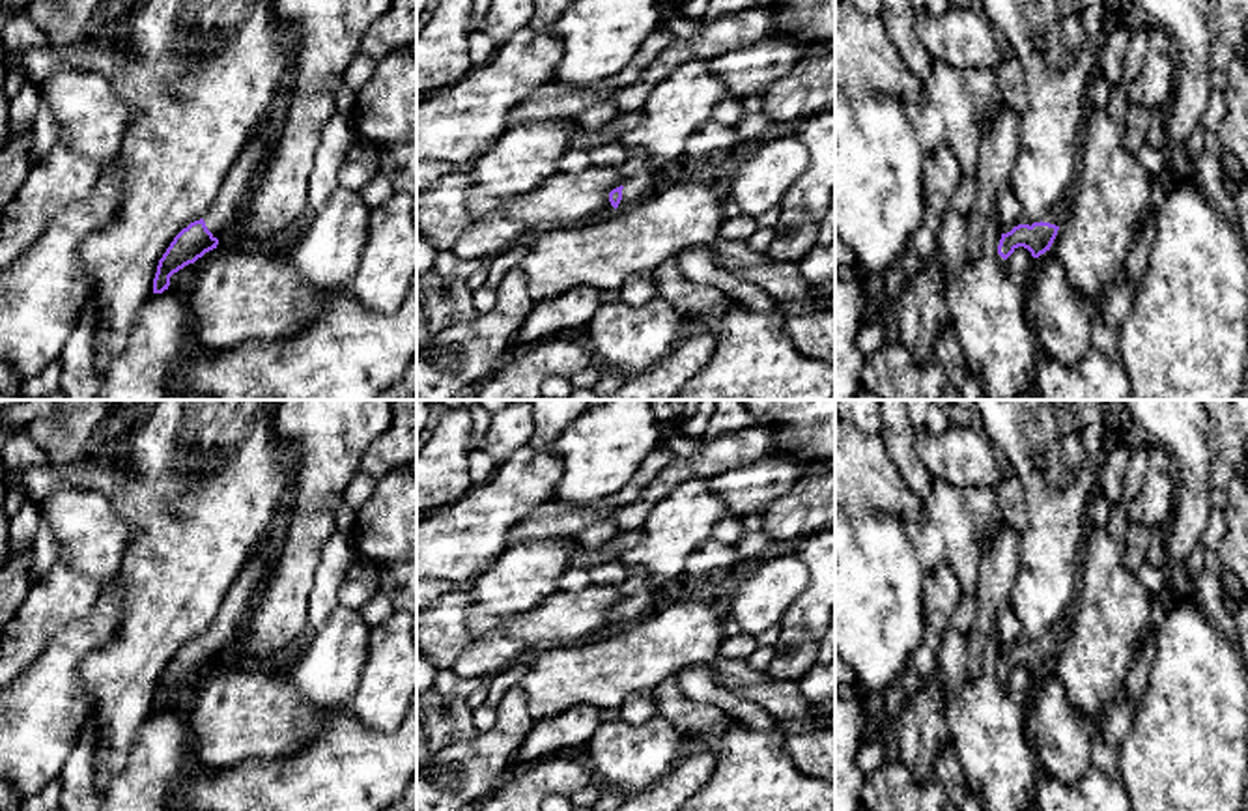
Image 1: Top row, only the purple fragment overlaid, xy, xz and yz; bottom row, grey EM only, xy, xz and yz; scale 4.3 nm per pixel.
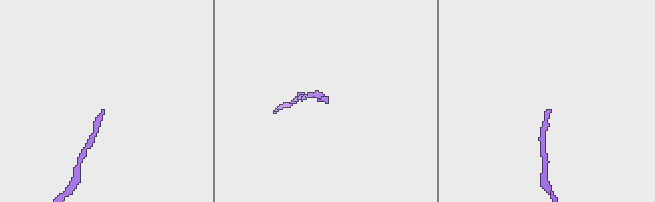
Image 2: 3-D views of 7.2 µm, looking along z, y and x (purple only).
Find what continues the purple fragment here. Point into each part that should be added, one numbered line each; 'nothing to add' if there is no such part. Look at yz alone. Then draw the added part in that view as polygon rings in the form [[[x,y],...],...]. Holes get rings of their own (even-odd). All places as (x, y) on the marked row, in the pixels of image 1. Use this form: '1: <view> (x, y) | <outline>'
1: yz (1056, 215) | [[[1057,206],[1042,219],[1042,222],[1061,226],[1065,213],[1067,213],[1067,206]]]

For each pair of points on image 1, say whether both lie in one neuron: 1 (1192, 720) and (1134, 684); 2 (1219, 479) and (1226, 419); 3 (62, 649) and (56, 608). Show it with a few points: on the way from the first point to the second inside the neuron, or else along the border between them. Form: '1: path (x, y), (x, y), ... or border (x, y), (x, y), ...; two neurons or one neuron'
1: border (1155, 647), (1146, 692), (1134, 711); two neurons
2: path (1226, 464), (1226, 434); one neuron
3: border (96, 604), (85, 615), (64, 625), (30, 662); two neurons

